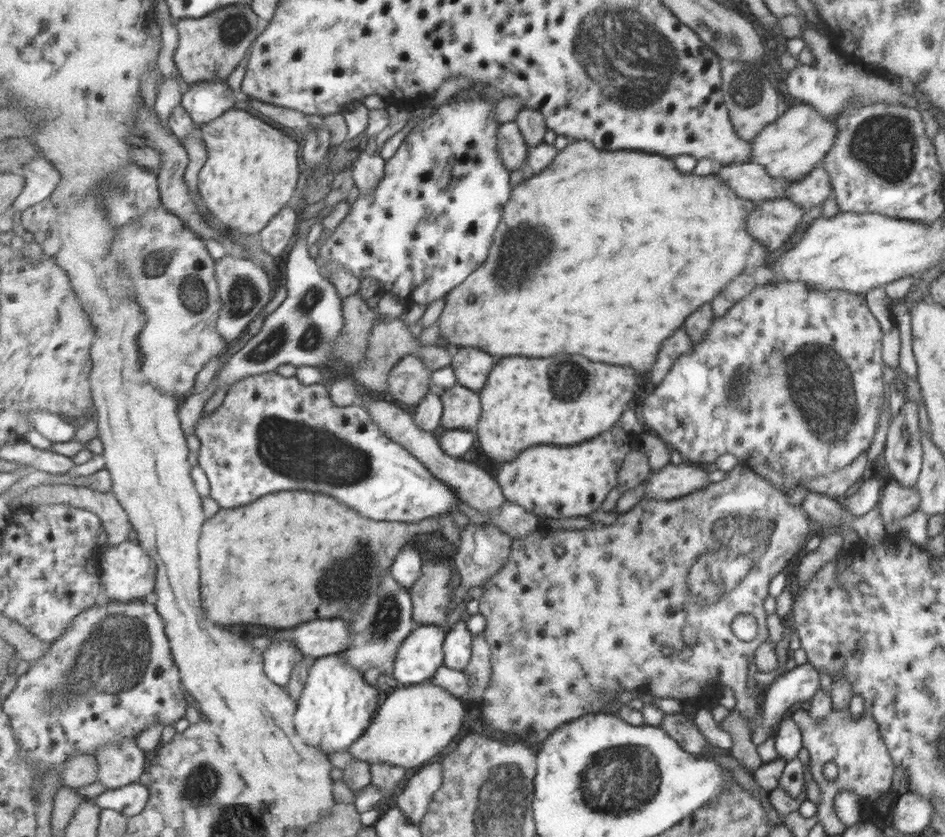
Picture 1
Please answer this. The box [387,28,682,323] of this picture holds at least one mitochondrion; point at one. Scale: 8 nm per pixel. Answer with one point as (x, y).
(519, 247)

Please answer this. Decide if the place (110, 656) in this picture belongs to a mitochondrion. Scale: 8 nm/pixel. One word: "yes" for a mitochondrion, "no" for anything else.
yes

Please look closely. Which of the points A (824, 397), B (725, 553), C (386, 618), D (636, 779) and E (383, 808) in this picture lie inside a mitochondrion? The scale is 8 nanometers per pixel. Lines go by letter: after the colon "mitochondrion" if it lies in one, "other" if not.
A: mitochondrion
B: mitochondrion
C: mitochondrion
D: mitochondrion
E: other

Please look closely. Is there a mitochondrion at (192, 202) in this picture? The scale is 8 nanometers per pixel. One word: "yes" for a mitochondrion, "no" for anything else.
no

